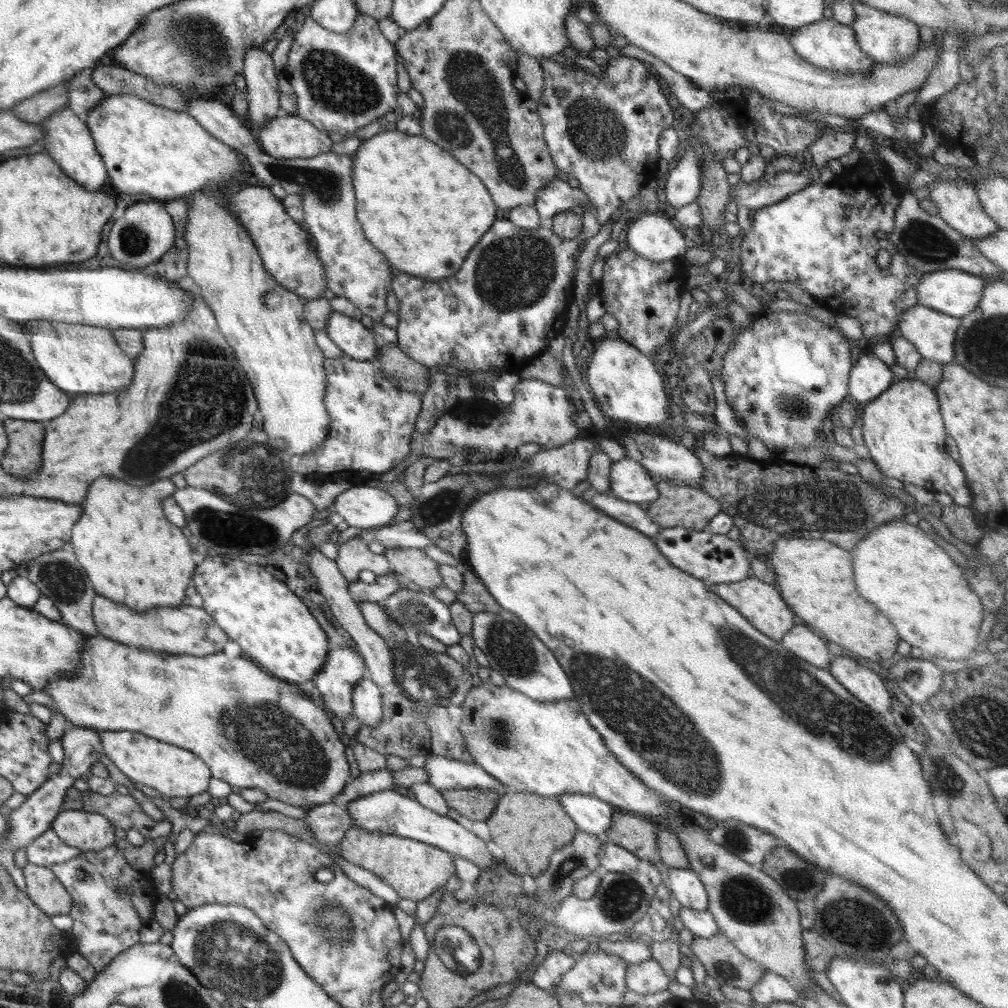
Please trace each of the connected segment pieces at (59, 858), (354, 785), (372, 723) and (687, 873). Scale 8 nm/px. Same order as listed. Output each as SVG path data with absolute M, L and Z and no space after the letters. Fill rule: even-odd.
M54 829L44 831L25 846L26 860L30 864L49 867L51 864L63 863L80 855L80 848L68 846L56 835Z
M388 768L376 772L360 773L358 777L351 778L347 785L344 785L344 790L332 799L332 803L346 805L356 798L388 790L393 786L392 770Z
M368 676L352 690L352 706L358 720L370 728L376 728L384 718L380 688Z
M671 867L666 886L684 908L707 910L708 896L704 884L692 869Z

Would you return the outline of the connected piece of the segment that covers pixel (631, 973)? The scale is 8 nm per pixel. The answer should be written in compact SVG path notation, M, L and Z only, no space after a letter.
M654 959L646 960L638 964L628 964L626 970L626 986L638 994L651 994L666 990L670 984L670 978L660 963Z

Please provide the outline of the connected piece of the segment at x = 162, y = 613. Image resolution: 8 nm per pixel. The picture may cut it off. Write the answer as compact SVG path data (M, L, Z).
M96 595L93 600L92 616L99 635L114 639L125 646L140 647L158 653L206 657L223 652L225 644L230 640L206 611L191 605L177 608L159 607L148 612L136 612L120 602Z

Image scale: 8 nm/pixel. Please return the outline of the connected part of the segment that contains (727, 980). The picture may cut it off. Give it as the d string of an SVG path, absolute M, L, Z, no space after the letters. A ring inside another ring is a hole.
M718 933L710 938L695 936L690 948L708 976L715 978L720 985L730 986L732 991L750 991L764 974L764 968L744 956L724 934Z

